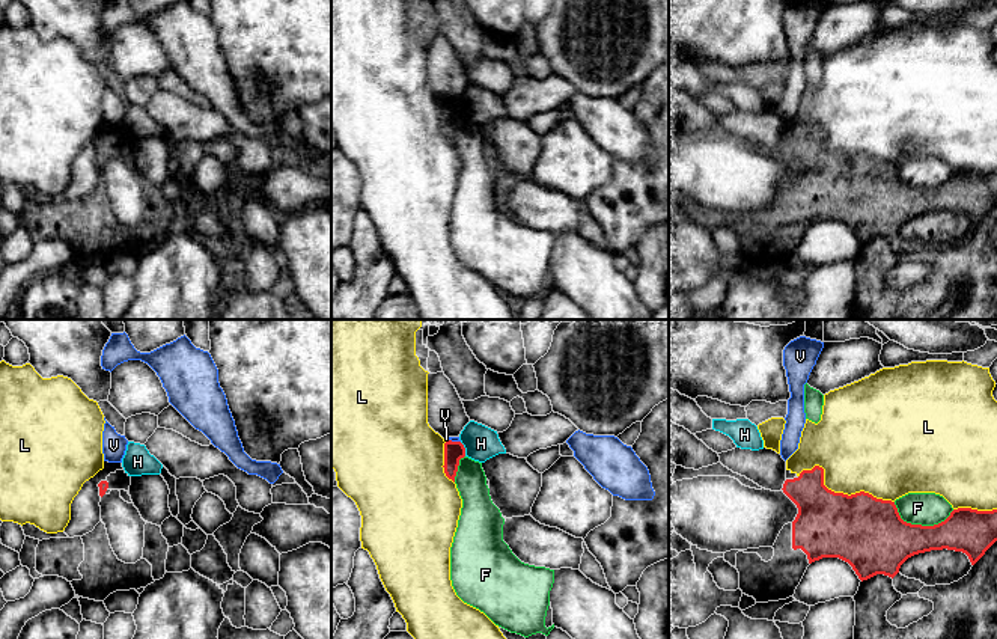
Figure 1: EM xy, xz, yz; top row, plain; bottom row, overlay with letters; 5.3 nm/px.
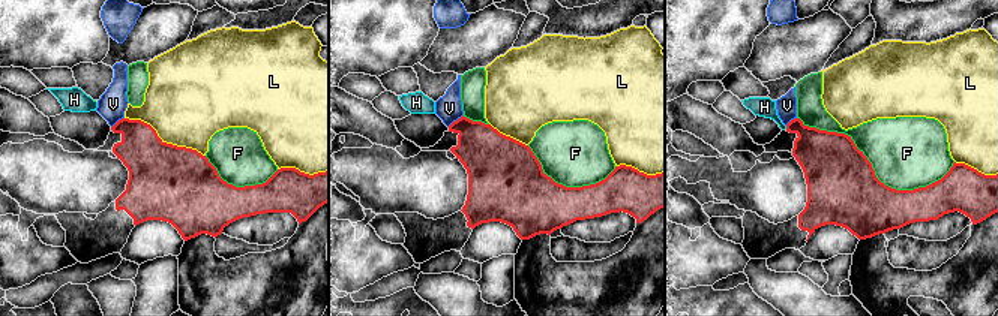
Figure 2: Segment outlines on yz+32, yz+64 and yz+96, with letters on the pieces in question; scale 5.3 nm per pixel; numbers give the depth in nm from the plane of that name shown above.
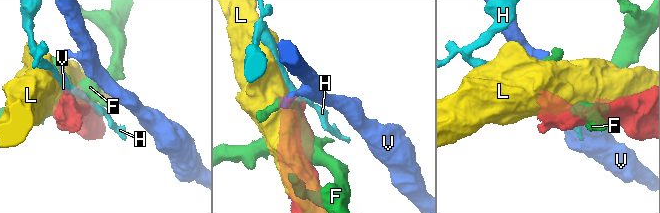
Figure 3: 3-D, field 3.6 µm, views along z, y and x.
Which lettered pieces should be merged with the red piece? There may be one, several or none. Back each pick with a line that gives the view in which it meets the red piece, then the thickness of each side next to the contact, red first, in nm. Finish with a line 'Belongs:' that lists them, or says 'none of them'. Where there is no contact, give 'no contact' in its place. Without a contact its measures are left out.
Belongs: none of them

